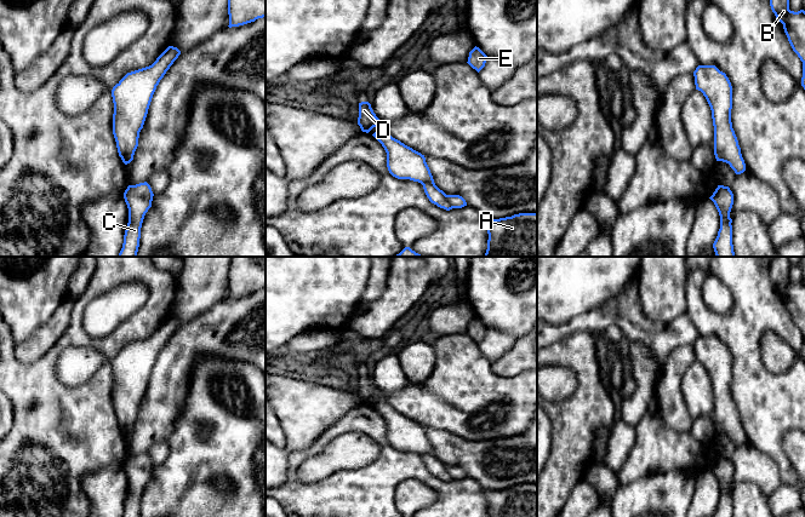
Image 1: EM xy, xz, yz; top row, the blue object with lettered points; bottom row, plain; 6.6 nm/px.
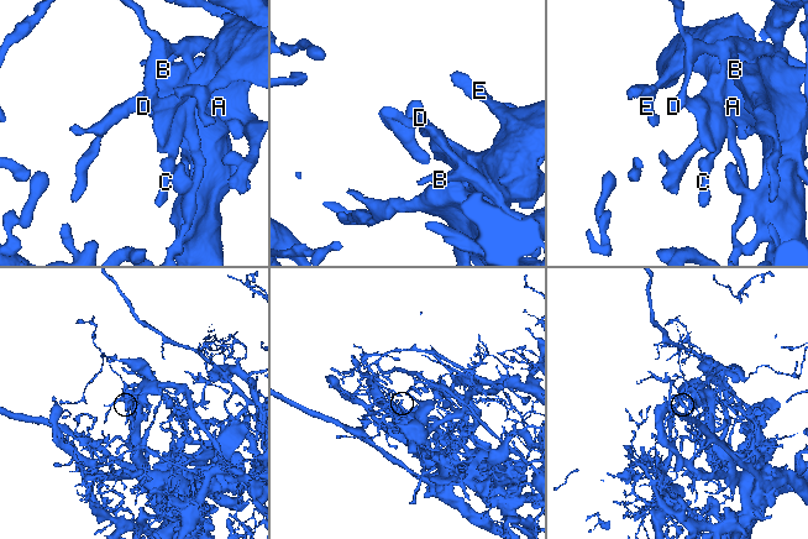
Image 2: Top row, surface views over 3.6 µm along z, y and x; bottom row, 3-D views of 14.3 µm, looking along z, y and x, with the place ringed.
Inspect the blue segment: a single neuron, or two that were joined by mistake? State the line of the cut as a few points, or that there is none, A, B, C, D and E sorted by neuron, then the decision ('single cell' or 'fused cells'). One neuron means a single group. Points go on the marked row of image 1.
xy (119, 81), (135, 84), (138, 90), (140, 130) | A C E / B D | fused cells

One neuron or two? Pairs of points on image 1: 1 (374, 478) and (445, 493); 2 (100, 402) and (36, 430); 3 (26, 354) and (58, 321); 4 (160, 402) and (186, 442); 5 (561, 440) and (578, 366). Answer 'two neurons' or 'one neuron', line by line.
1: one neuron
2: one neuron
3: one neuron
4: two neurons
5: one neuron

